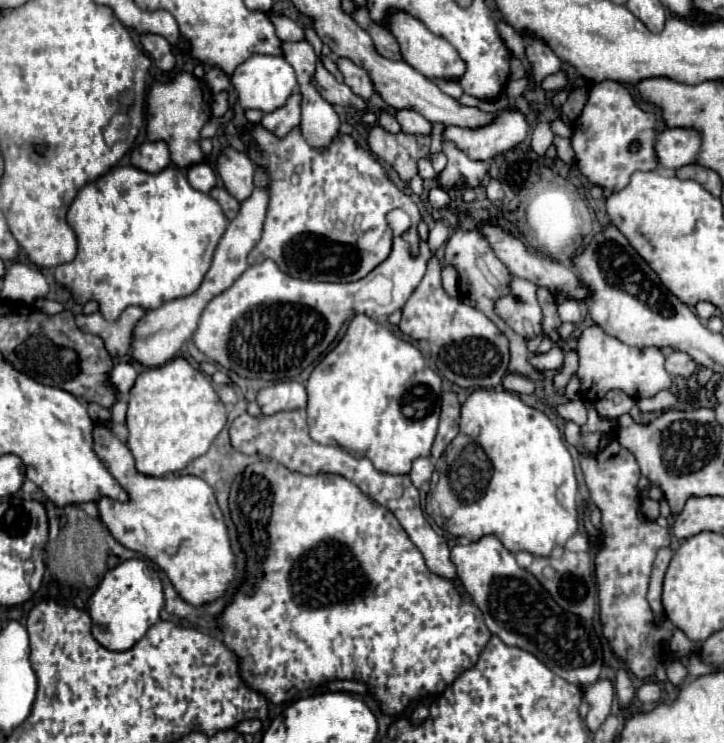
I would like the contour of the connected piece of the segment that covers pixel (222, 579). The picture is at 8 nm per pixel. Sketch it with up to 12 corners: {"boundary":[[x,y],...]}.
{"boundary":[[96,427],[130,495],[98,501],[112,537],[160,565],[180,597],[222,597],[236,557],[214,489],[142,475]]}

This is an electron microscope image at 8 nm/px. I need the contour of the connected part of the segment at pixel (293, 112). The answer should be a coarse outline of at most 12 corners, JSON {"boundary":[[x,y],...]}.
{"boundary":[[300,93],[260,121],[278,137],[300,123]]}

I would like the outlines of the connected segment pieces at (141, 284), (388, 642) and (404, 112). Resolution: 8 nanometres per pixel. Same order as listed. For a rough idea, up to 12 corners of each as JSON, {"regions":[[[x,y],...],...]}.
{"regions":[[[174,165],[78,191],[54,277],[110,323],[192,295],[228,225]],[[342,475],[232,483],[220,617],[270,703],[432,697],[492,633]],[[400,109],[396,113],[404,133],[430,135],[432,123],[420,113]]]}

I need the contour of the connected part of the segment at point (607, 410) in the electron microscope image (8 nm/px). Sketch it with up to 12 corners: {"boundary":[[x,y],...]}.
{"boundary":[[612,389],[596,403],[602,417],[616,419],[630,413],[634,399]]}

